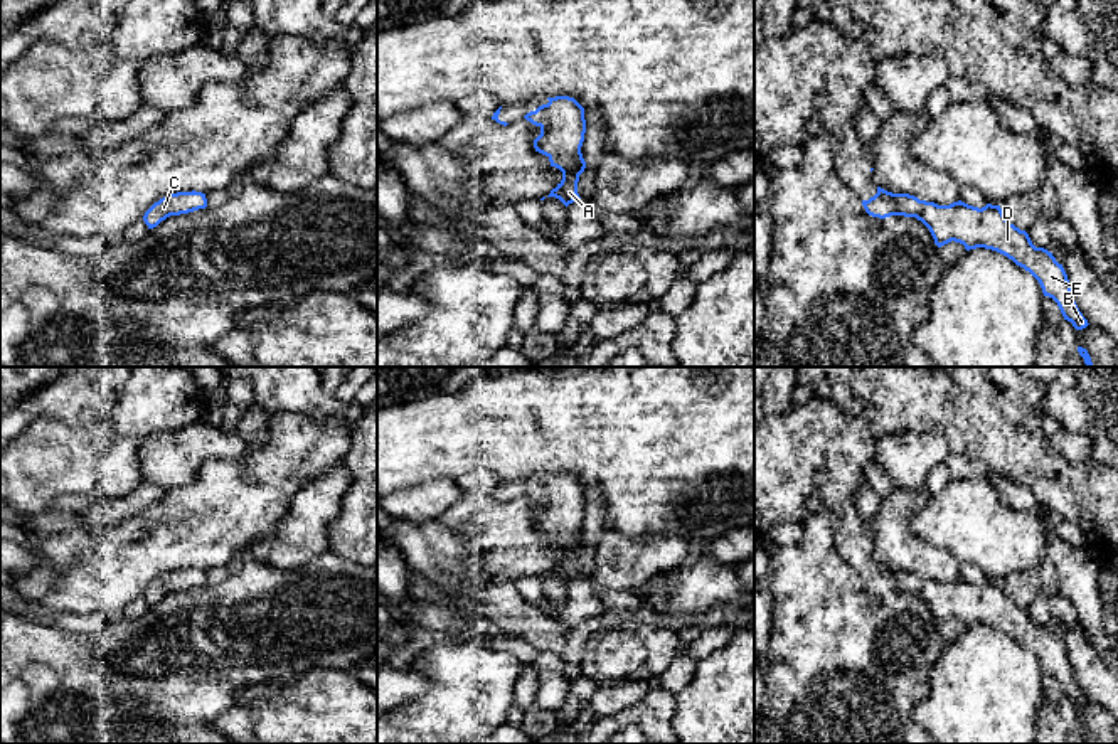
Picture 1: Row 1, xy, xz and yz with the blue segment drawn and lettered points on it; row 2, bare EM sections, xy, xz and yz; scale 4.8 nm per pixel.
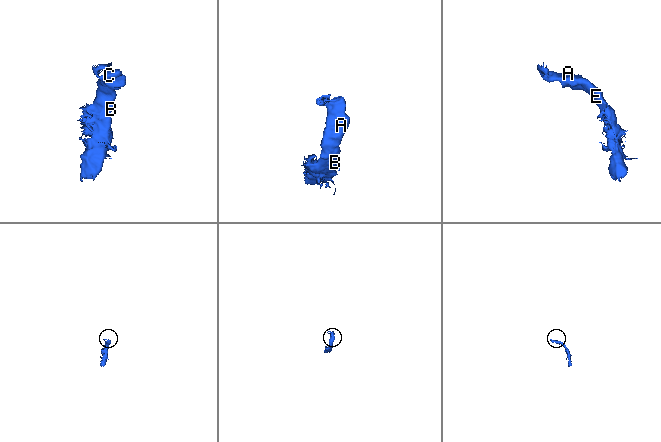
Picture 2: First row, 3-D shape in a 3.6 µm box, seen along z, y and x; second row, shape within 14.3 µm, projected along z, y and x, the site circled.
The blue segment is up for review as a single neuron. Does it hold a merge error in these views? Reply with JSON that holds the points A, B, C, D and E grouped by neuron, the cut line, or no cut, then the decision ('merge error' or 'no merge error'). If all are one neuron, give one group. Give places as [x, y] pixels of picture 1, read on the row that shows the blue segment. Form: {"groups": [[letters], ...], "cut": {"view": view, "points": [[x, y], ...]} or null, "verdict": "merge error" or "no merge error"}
{"groups": [["A", "B", "C", "D", "E"]], "cut": null, "verdict": "no merge error"}

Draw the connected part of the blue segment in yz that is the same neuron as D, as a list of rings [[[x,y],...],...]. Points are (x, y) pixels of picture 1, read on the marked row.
[[[881,187],[874,197],[862,200],[862,205],[869,215],[879,219],[916,217],[929,229],[938,247],[955,241],[963,244],[966,251],[985,247],[1007,256],[1039,281],[1044,296],[1057,303],[1064,320],[1071,322],[1076,330],[1089,325],[1073,298],[1062,264],[1047,249],[1035,247],[1025,231],[1010,224],[1000,205],[987,204],[978,209],[961,200],[938,205]]]

